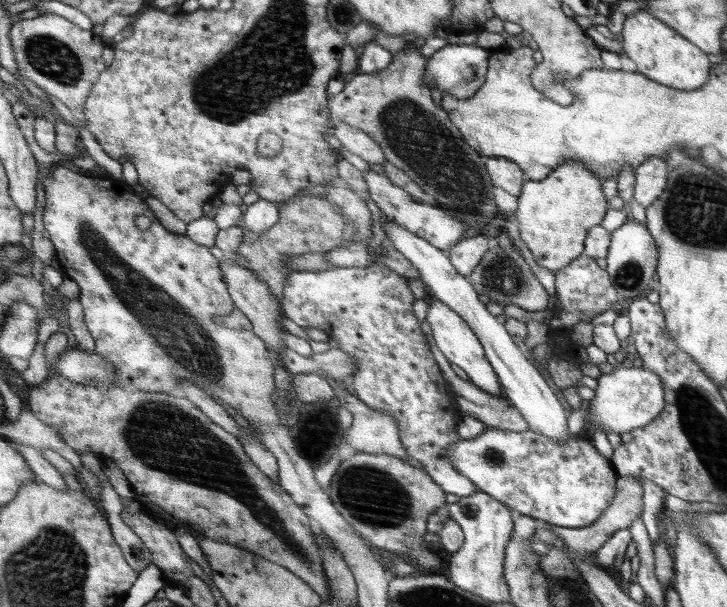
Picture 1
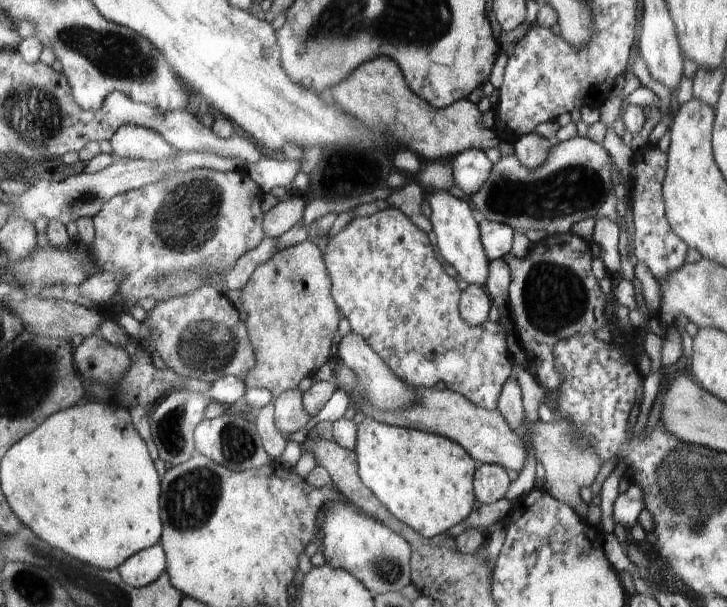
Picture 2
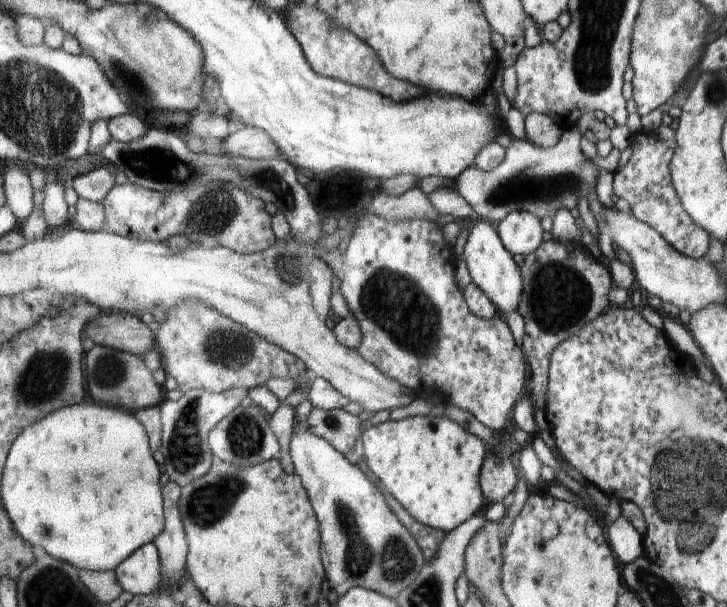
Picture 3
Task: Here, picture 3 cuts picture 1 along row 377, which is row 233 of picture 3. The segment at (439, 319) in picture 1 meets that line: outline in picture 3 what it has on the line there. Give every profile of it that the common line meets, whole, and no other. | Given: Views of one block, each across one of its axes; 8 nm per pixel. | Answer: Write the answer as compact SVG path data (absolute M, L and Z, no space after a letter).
M480 218L470 221L462 258L468 266L472 282L487 293L488 298L495 303L496 307L499 307L502 317L518 312L518 304L522 296L522 272L514 262L511 251L499 238L496 226Z

